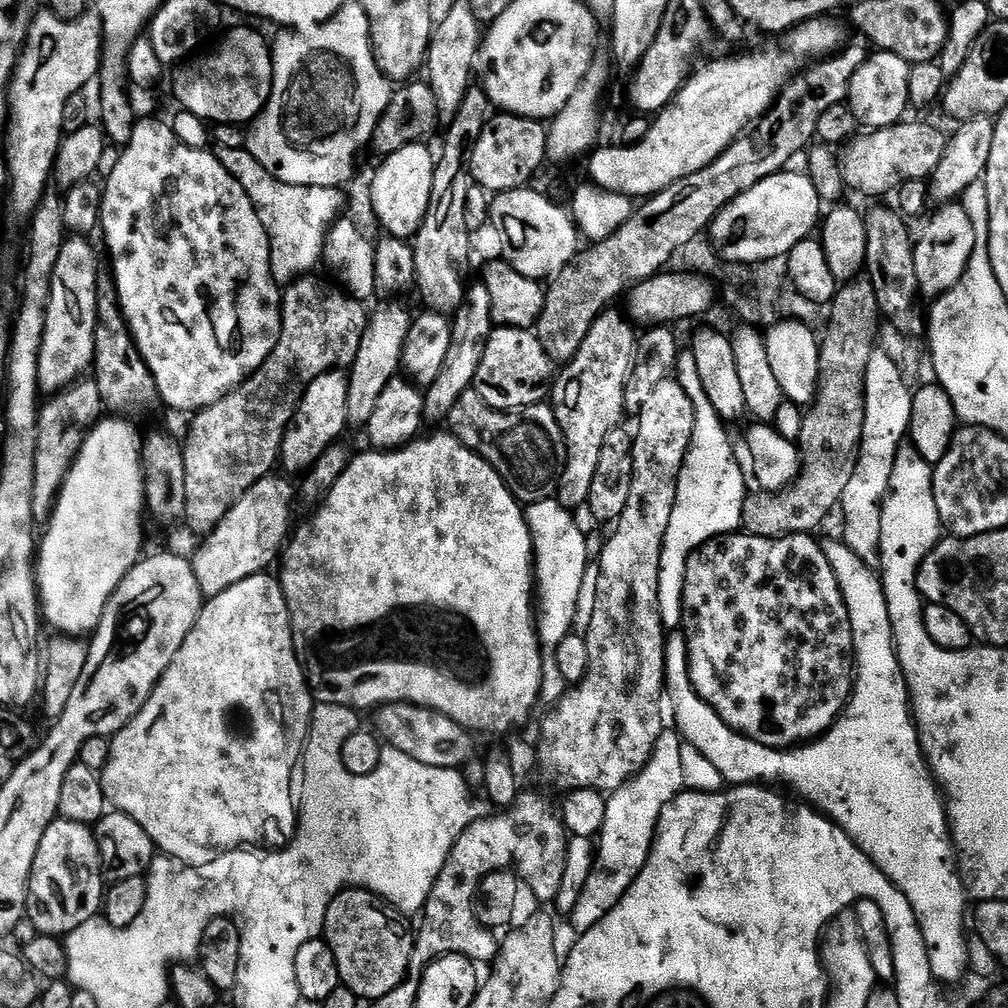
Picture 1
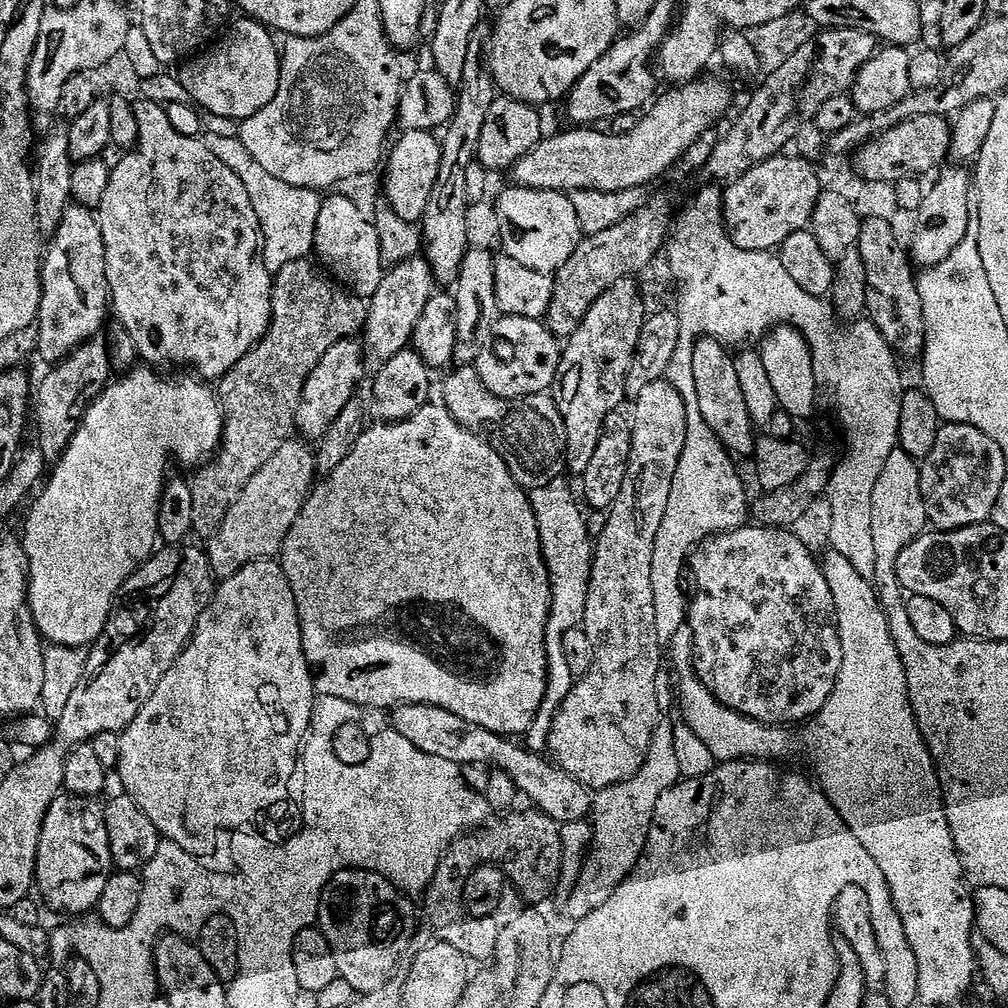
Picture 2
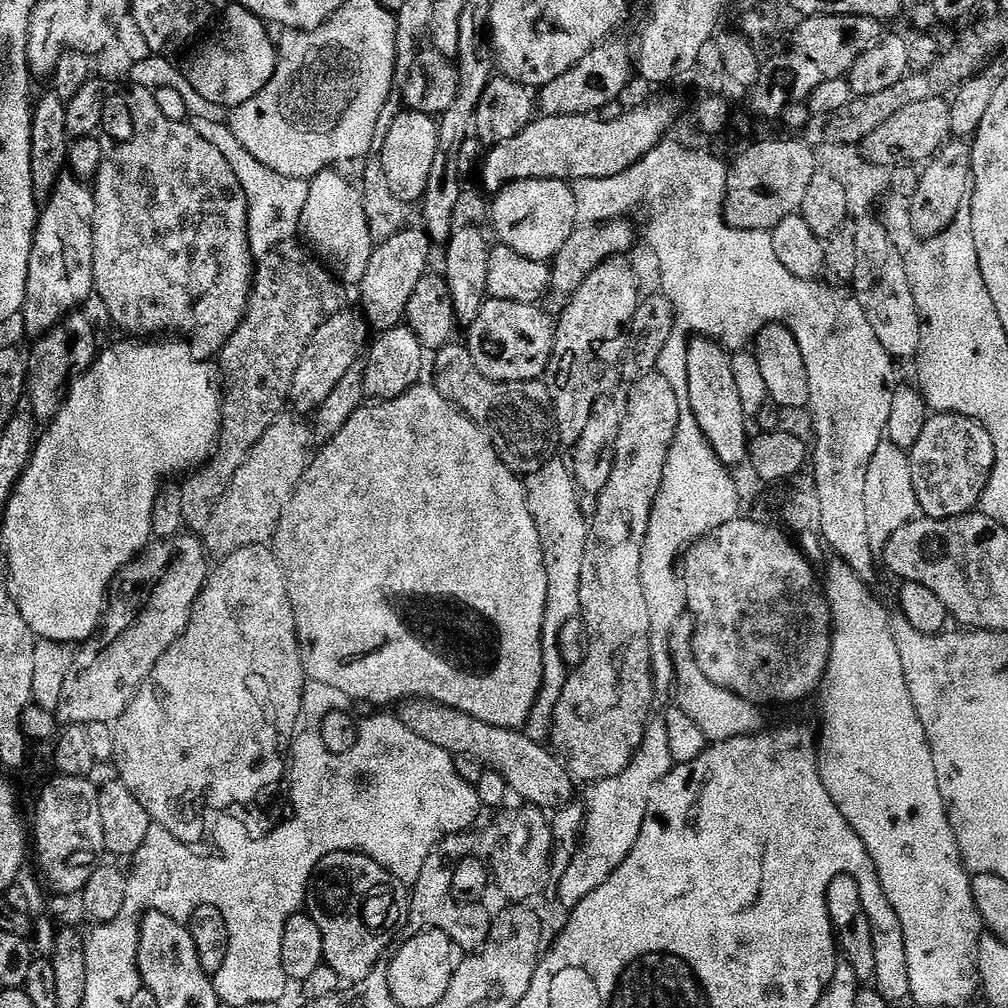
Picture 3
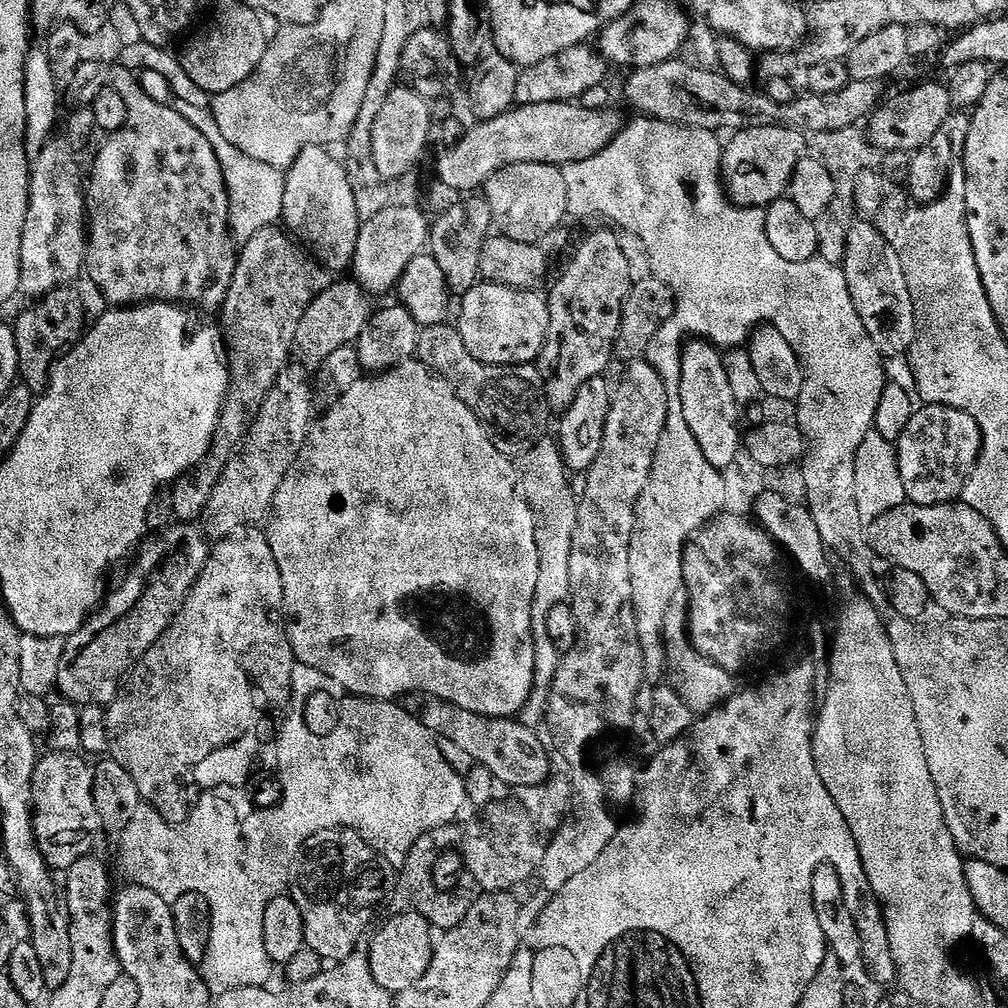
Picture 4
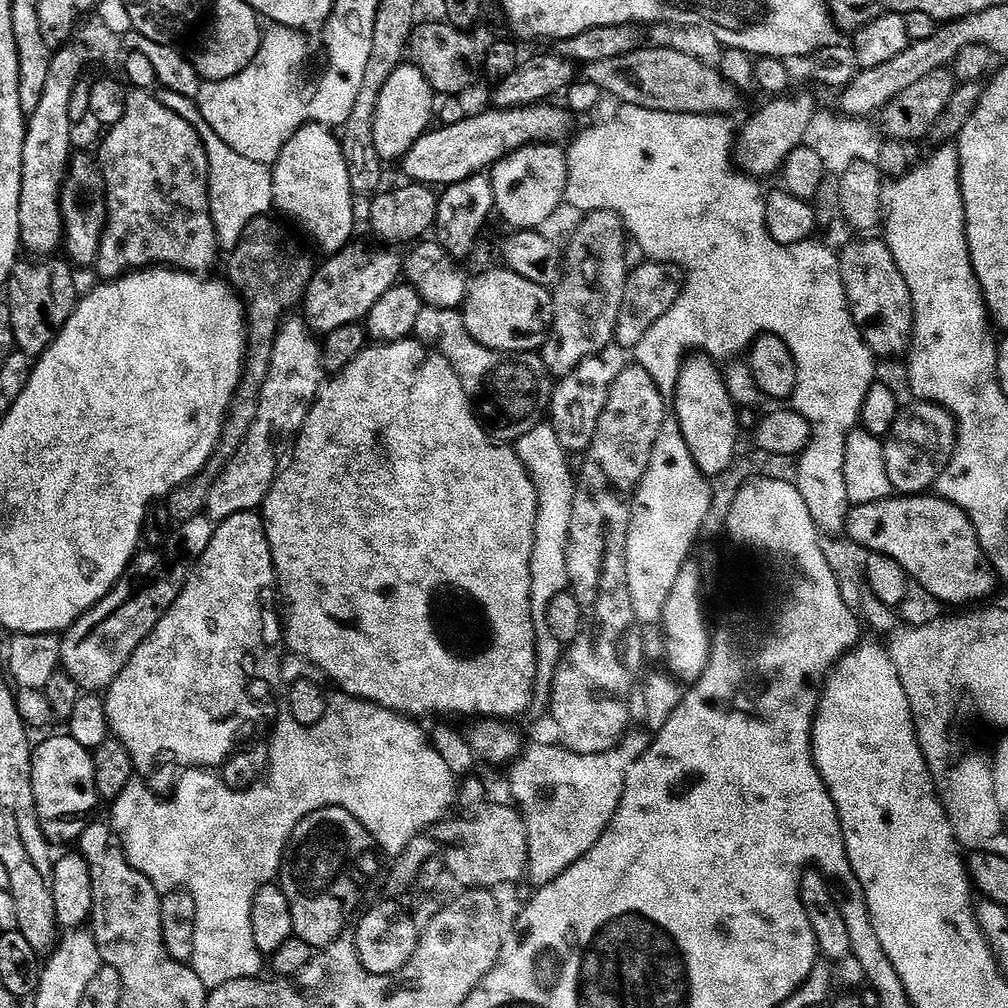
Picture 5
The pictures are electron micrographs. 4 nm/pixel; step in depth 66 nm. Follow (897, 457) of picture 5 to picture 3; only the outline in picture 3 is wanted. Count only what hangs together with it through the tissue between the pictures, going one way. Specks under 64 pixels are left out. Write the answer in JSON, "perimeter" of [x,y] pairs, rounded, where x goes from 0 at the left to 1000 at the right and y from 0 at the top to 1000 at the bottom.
{"perimeter":[[[926,410],[901,448],[912,507],[925,516],[931,516],[927,508],[935,508],[933,516],[938,516],[967,507],[971,498],[964,496],[964,474],[978,474],[980,466],[987,463],[989,449],[985,433],[970,418],[956,412]]]}

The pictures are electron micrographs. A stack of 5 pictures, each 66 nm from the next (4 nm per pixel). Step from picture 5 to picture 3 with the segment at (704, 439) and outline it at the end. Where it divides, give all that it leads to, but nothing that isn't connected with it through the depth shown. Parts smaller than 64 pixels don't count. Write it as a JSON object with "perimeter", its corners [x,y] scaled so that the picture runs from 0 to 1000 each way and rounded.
{"perimeter":[[[690,335],[684,343],[684,391],[688,415],[701,435],[708,450],[723,466],[733,465],[736,454],[743,451],[740,438],[744,435],[743,418],[733,394],[732,379],[726,366],[727,354],[715,342],[701,335]]]}

